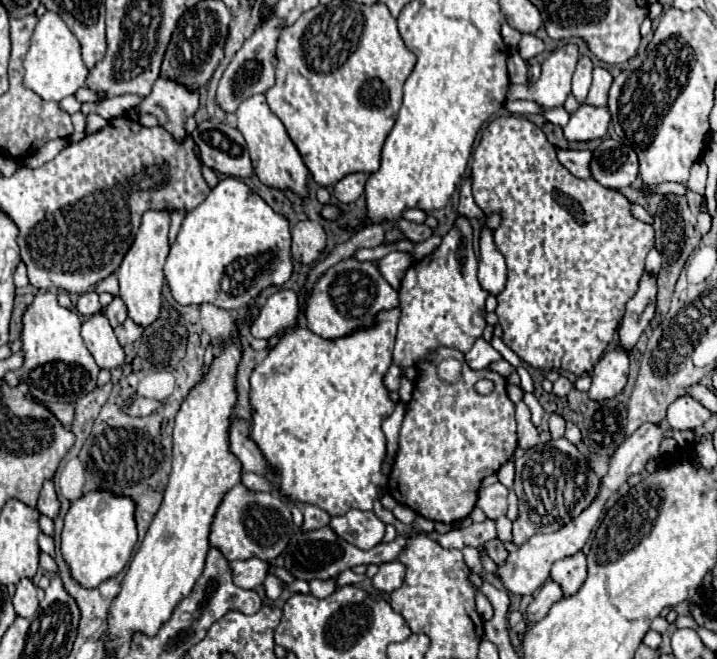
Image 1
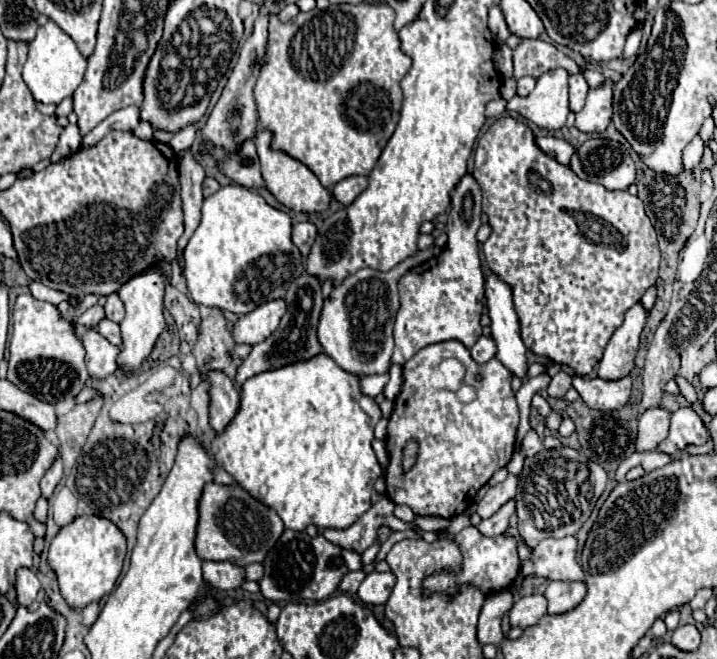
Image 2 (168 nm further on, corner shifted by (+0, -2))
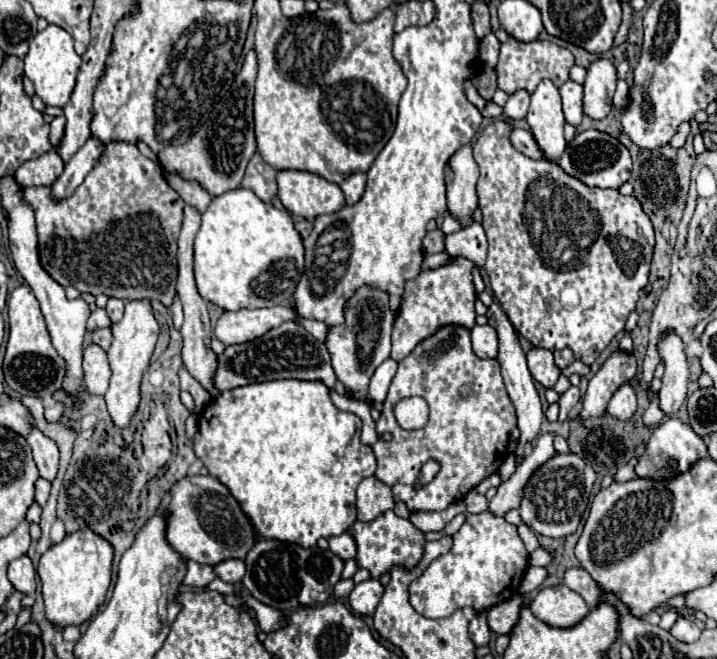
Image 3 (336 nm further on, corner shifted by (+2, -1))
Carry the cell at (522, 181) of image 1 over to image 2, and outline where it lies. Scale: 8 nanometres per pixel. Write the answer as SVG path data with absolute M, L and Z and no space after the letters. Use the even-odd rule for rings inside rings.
M503 115L499 117L487 131L485 135L479 139L477 143L477 151L475 151L475 169L473 169L473 177L479 181L481 191L483 191L483 213L487 213L489 217L489 225L491 225L491 235L489 239L483 243L483 253L485 253L485 261L487 267L501 279L505 281L511 291L513 291L513 303L515 303L515 311L519 315L519 323L521 323L521 339L525 343L527 349L531 349L537 355L549 357L555 363L569 363L581 377L593 373L595 365L601 361L605 345L609 343L611 335L615 333L617 327L621 327L623 317L627 313L627 309L631 309L635 303L639 303L639 299L645 295L645 291L649 287L655 285L657 281L657 271L659 271L659 245L657 245L657 233L645 213L643 203L639 201L639 197L629 195L627 191L609 191L599 183L591 183L591 181L583 181L579 179L575 173L571 173L569 167L557 163L555 159L549 159L533 141L533 133L531 129L509 117Z

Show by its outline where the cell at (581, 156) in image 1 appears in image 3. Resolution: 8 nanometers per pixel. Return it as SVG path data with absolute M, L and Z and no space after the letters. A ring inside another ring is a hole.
M513 130L511 144L529 158L545 158L545 152L537 148L537 140L533 140L533 134L529 130Z

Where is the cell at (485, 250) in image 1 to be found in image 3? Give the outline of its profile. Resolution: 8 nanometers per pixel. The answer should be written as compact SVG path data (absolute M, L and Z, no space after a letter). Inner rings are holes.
M493 302L487 310L487 318L489 318L489 324L497 330L497 336L499 336L499 354L497 354L497 362L501 366L501 374L503 374L503 380L505 380L505 388L509 392L509 398L517 410L517 426L521 430L521 442L519 446L523 446L525 442L531 442L537 434L539 434L539 426L541 426L541 418L543 418L543 410L541 410L541 402L539 402L539 394L535 390L535 382L533 382L533 376L529 372L529 366L527 366L527 358L525 358L525 352L521 350L519 346L519 336L507 316L507 312L501 308L501 304Z

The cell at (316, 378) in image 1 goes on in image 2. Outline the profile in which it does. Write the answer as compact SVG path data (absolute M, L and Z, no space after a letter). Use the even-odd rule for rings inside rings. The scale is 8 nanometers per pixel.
M323 353L323 357L315 357L315 361L307 361L307 365L287 365L287 369L275 369L271 373L261 373L259 377L251 377L251 381L245 381L241 387L241 401L239 401L239 409L237 415L231 419L231 423L217 433L211 439L211 453L217 465L221 465L251 497L255 497L257 501L261 501L263 505L271 507L277 511L277 515L281 517L285 529L293 529L297 533L305 531L307 525L315 525L319 529L347 529L349 525L353 525L369 507L371 507L371 499L373 499L373 485L375 481L381 477L381 465L375 457L375 451L371 447L373 443L373 429L377 425L377 421L381 419L381 411L377 407L377 403L371 397L365 397L359 393L359 379L351 377L351 373L339 369L339 365L335 365L335 361L331 361L331 357L327 357Z

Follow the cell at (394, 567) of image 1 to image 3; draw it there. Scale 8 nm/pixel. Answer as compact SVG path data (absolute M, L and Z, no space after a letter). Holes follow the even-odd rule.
M365 580L361 584L357 584L349 596L349 604L353 608L353 612L357 614L373 614L381 596L383 596L383 584L379 580Z

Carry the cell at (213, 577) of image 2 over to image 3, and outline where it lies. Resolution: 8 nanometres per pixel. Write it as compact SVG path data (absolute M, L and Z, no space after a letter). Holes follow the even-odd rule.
M187 560L187 574L183 578L183 584L195 586L195 588L205 588L209 582L217 578L213 566L207 564L197 564L193 560Z

